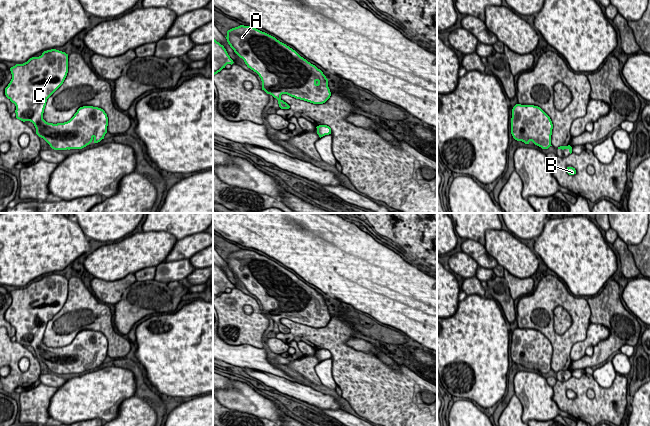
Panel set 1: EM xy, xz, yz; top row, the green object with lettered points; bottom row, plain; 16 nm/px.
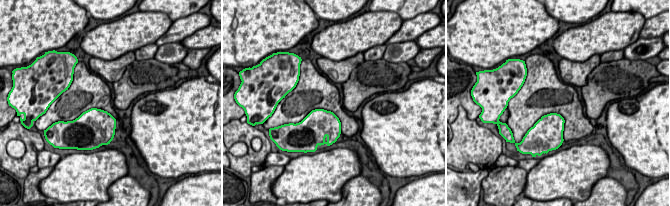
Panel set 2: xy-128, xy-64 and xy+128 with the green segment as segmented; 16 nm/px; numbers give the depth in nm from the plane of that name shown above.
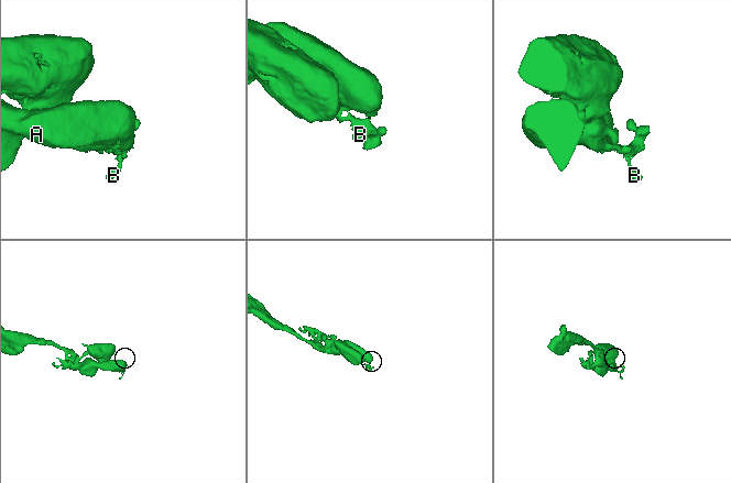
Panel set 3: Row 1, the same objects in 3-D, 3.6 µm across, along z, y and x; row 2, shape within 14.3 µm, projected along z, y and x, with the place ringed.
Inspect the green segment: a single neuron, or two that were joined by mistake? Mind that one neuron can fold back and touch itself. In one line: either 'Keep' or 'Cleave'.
Cleave

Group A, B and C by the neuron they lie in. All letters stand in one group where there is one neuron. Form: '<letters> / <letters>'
A C / B

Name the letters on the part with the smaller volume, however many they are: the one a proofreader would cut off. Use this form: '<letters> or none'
B

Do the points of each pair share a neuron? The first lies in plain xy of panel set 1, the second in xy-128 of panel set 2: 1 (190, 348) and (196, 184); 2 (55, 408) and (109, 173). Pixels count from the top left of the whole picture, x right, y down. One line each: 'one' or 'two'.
1: two
2: one

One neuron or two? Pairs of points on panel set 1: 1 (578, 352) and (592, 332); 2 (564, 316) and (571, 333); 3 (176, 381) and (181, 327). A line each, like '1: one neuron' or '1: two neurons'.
1: one neuron
2: two neurons
3: one neuron

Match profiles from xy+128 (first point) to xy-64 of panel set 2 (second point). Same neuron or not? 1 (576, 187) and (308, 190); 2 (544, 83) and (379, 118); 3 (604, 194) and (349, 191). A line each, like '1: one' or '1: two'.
1: one
2: two
3: one

